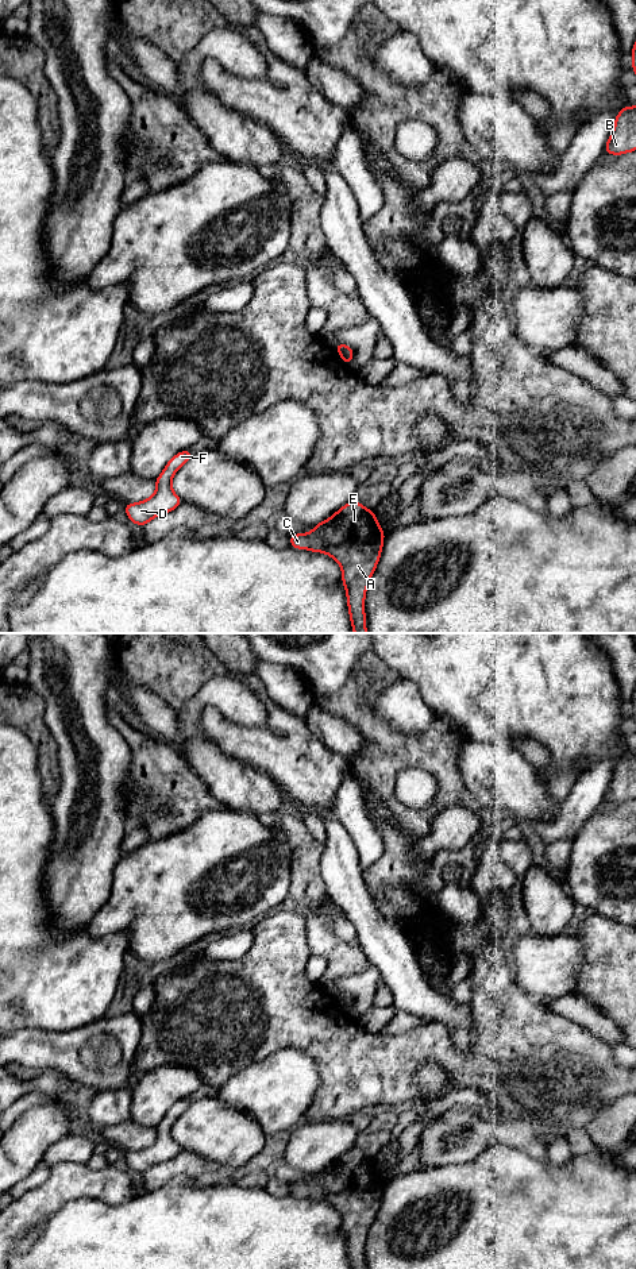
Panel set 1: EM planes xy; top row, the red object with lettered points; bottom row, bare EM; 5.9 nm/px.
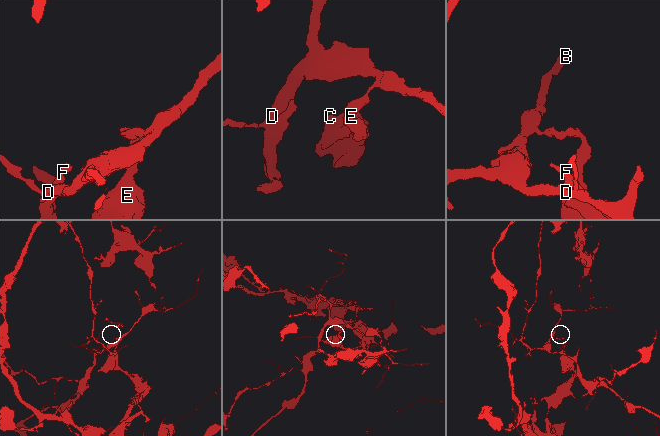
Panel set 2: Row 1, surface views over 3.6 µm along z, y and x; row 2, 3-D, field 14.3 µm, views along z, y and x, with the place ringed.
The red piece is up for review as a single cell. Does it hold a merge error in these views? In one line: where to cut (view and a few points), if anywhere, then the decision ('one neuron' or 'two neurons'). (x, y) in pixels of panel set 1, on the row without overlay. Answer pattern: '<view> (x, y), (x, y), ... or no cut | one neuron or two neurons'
xy (353, 1001), (339, 1002) | two neurons

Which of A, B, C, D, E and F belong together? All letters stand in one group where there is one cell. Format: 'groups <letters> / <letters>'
groups A C E / B D F

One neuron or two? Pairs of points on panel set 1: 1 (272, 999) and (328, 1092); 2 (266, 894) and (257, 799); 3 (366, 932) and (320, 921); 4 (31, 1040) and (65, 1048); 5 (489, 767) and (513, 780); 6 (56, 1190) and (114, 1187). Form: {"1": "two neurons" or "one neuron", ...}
{"1": "one neuron", "2": "two neurons", "3": "two neurons", "4": "one neuron", "5": "one neuron", "6": "one neuron"}

